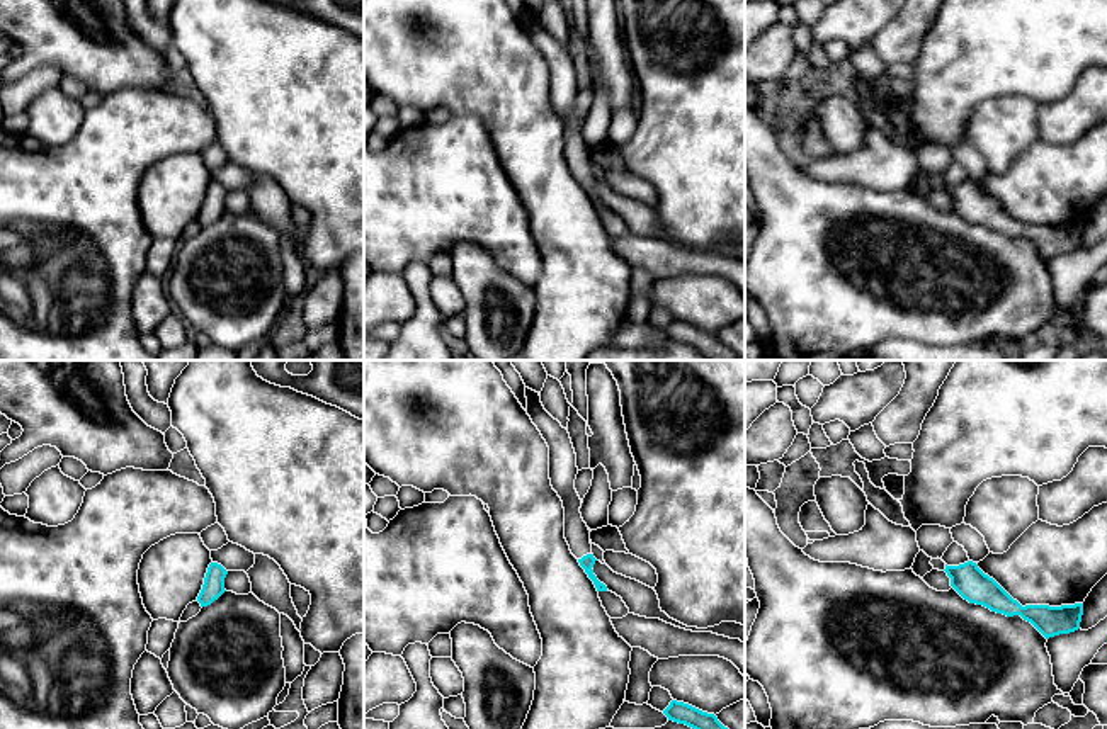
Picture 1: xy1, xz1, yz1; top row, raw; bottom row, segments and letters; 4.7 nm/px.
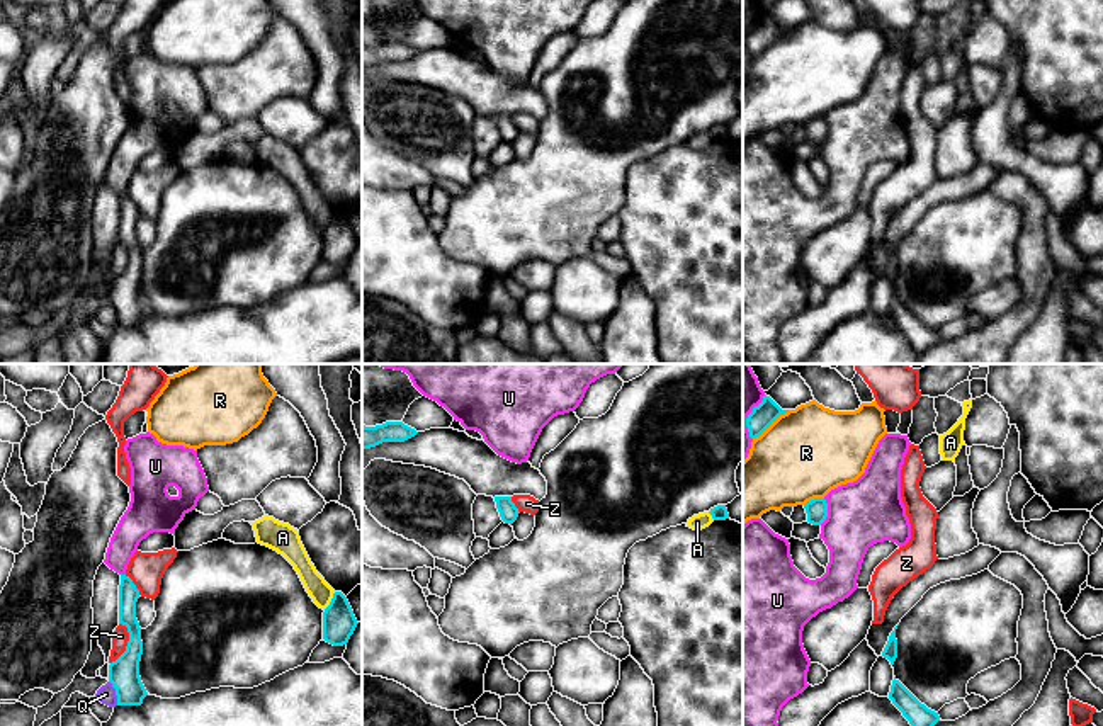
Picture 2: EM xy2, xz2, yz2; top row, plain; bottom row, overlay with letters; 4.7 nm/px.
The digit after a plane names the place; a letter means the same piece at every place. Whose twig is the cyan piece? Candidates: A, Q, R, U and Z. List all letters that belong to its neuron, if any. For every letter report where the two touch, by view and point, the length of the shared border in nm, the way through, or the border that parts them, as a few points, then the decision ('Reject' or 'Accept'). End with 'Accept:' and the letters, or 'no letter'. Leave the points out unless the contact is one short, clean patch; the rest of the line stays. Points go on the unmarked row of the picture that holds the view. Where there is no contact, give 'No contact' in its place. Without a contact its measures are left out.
A: Touches cyan at xy2 (332, 220). Shared border 110 nm. Boundary: xy2 (335, 211), (323, 228). Reject
Q: Touches cyan at xy2 (116, 311). Shared border 130 nm. Boundary: xy2 (109, 300), (118, 323). Reject
R: Touches cyan at yz2 (770, 43). Shared border 220 nm. Reject
U: Touches cyan at yz2 (826, 131). Shared border 130 nm. Reject
Z: Touches cyan at xy2 (128, 262). Shared border 200 nm. Boundary: xy2 (121, 242), (128, 252), (128, 264), (111, 283). Reject
Accept: no letter

